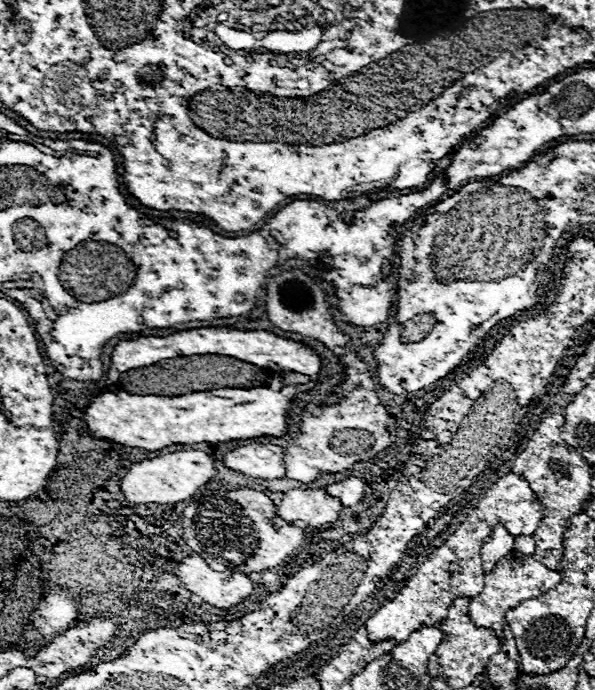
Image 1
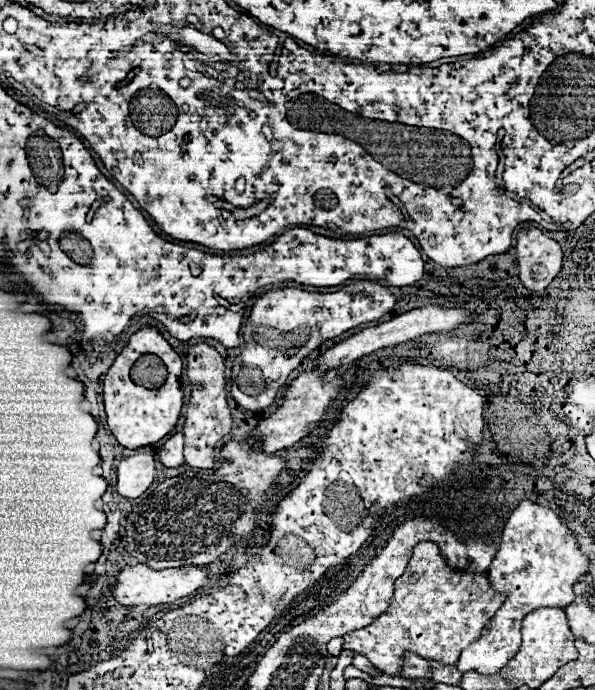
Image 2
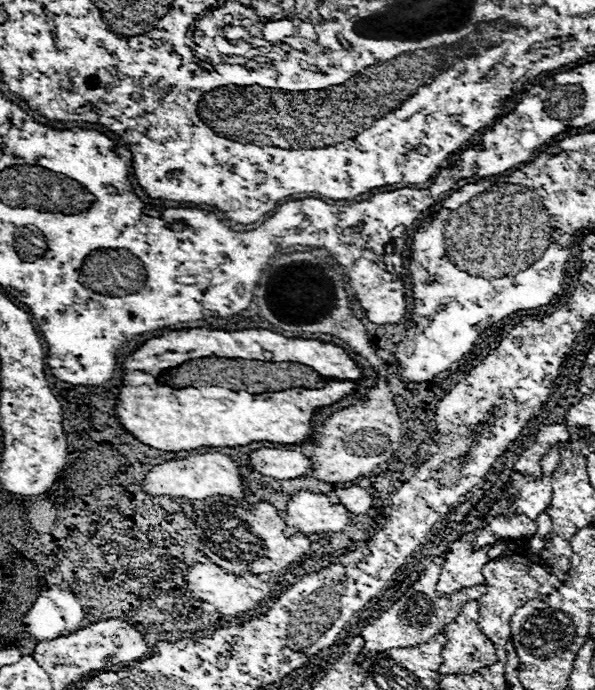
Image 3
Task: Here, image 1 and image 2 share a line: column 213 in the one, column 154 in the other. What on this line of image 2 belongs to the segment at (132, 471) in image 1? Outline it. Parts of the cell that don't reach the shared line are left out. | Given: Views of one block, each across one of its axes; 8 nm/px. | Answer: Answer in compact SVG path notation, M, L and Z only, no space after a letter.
M136 454L118 464L118 492L124 498L142 496L156 476L156 460L152 454Z

